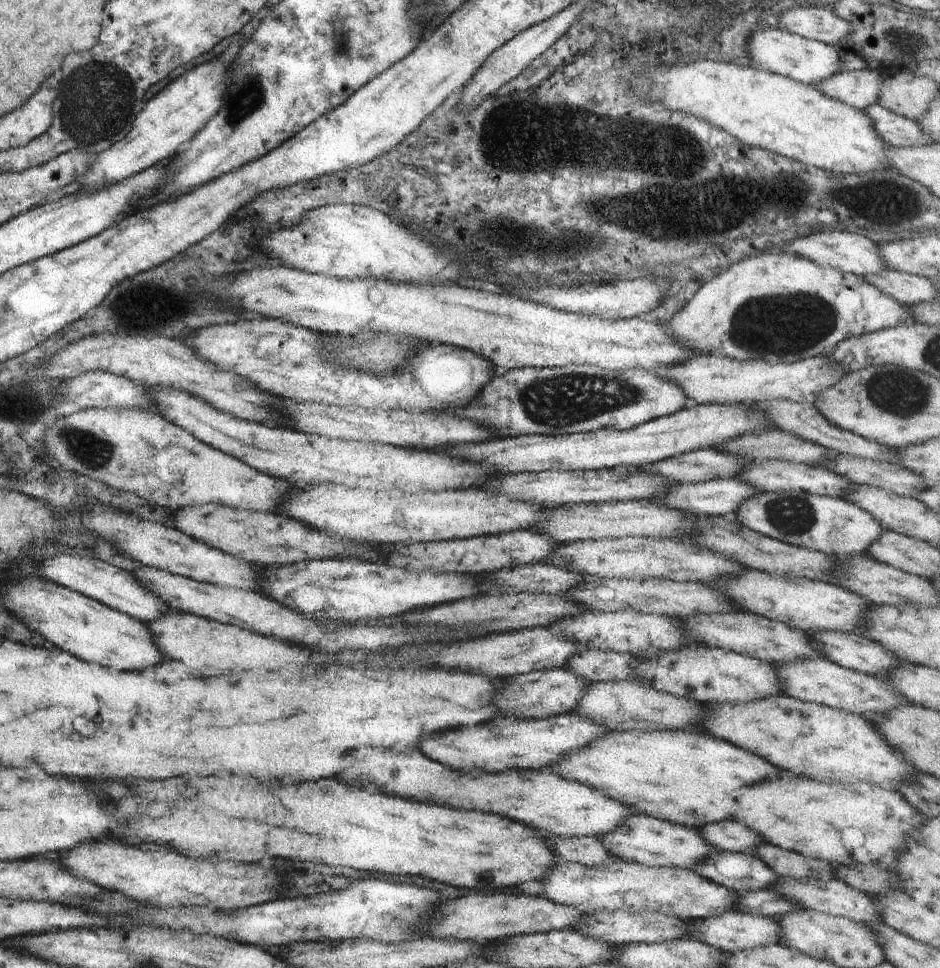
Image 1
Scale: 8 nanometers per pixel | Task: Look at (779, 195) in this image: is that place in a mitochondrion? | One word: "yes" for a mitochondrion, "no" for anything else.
yes

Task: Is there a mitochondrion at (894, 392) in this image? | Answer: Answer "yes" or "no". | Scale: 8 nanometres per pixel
yes

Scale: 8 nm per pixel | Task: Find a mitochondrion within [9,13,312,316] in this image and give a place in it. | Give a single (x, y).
(97, 102)

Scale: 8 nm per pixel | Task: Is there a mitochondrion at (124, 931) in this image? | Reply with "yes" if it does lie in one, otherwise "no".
no

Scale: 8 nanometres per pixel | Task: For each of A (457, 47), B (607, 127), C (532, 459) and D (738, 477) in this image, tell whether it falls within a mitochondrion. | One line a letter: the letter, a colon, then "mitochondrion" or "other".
A: other
B: mitochondrion
C: other
D: other

